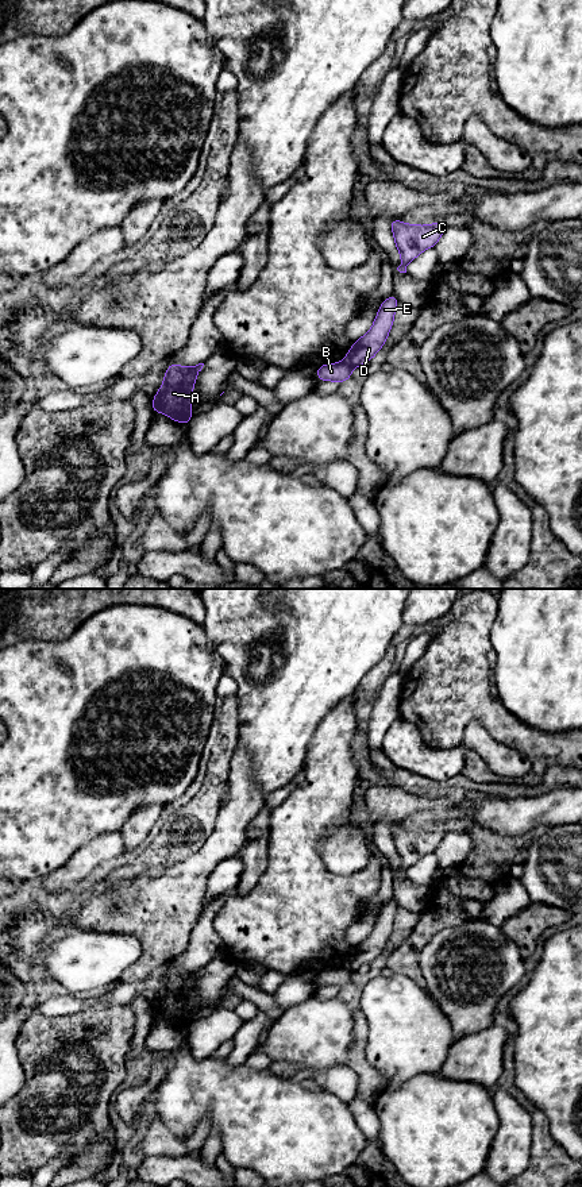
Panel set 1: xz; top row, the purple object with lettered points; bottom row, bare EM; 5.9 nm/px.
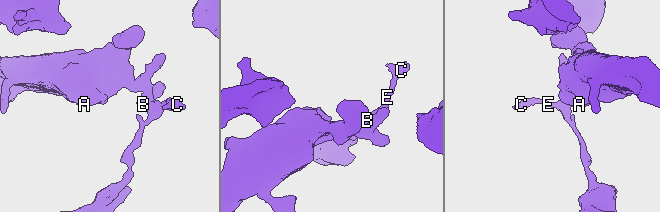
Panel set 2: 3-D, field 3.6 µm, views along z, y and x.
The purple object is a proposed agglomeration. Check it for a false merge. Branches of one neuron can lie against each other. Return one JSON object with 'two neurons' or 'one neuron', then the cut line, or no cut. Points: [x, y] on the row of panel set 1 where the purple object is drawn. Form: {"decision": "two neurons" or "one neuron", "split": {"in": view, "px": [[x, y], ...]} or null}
{"decision": "two neurons", "split": {"in": "xz", "px": [[343, 361], [351, 367]]}}

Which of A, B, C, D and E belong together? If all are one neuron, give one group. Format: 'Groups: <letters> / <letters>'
Groups: A B / C D E

